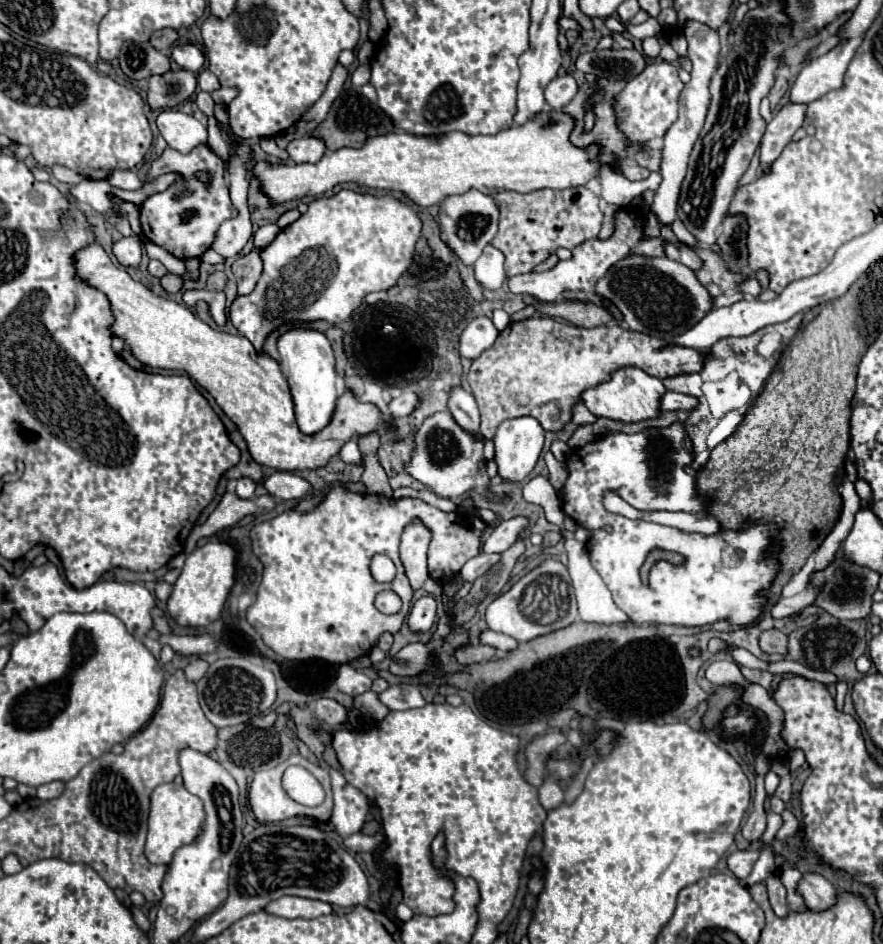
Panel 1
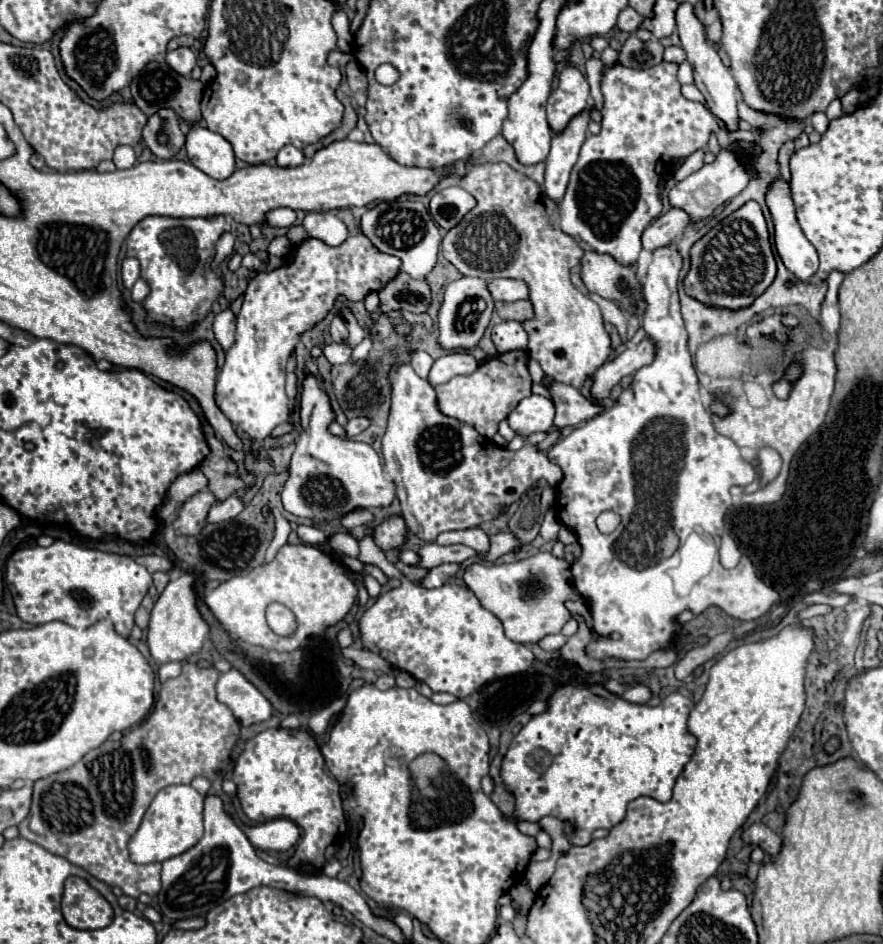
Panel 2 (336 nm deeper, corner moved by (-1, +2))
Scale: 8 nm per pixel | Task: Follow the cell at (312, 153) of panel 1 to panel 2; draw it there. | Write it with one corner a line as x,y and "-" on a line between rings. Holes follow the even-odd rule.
286,145
280,149
278,157
276,157
276,165
278,167
298,167
304,163
304,155
300,149
292,147
292,145

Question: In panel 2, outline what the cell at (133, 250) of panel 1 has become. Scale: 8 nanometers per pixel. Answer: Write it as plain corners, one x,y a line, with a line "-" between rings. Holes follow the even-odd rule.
132,257
124,259
122,263
122,281
124,281
124,287
126,289
132,289
132,285
136,283
136,279
140,277
140,263

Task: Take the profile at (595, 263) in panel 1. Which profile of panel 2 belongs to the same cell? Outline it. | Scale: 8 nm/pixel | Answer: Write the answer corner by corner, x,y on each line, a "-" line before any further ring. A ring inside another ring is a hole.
492,279
488,281
488,291
494,301
518,301
528,299
528,287
518,279

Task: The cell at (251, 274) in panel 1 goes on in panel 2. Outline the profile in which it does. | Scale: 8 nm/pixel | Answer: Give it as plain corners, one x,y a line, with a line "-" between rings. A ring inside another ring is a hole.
230,309
216,315
214,335
224,351
228,351
234,345
234,327
236,327
236,315

